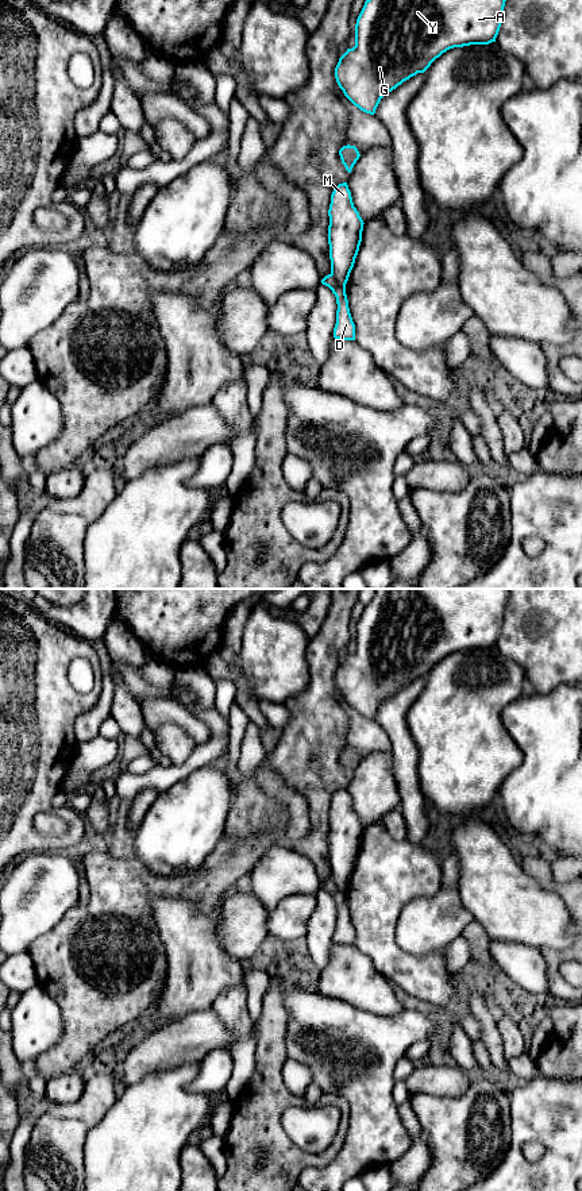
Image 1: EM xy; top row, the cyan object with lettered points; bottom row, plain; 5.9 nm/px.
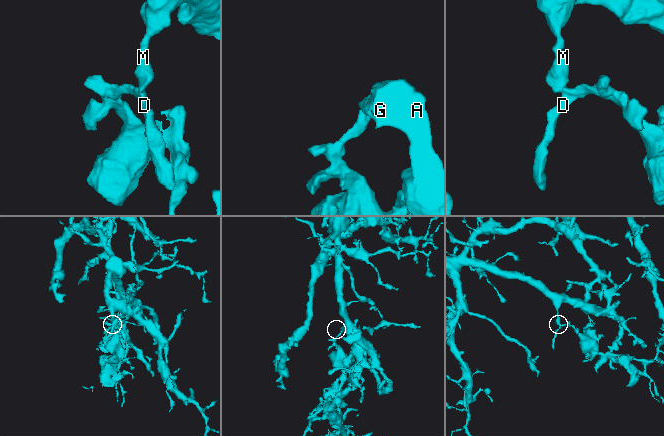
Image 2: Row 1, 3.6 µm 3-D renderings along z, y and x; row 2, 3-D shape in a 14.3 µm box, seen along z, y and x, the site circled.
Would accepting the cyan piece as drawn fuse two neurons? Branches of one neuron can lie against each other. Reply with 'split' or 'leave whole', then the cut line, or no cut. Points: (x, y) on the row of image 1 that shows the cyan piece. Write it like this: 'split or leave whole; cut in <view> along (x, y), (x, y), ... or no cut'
split; cut in xy along (330, 274), (339, 284), (345, 285)

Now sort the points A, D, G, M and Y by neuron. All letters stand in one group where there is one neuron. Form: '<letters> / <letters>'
A G M Y / D

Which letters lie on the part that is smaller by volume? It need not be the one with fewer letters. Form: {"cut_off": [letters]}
{"cut_off": ["D"]}

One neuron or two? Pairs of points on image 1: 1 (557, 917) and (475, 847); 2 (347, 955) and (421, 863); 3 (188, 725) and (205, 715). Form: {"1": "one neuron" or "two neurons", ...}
{"1": "one neuron", "2": "two neurons", "3": "two neurons"}

